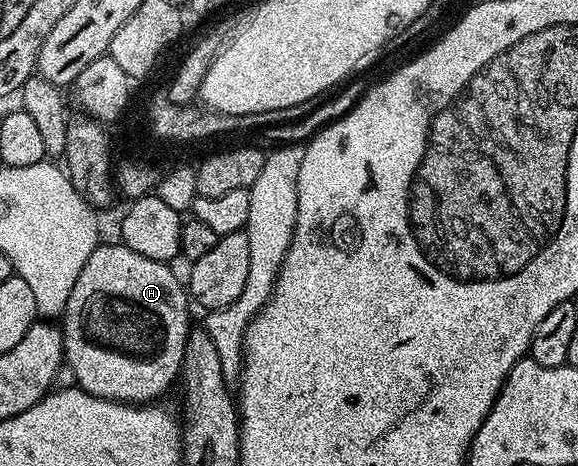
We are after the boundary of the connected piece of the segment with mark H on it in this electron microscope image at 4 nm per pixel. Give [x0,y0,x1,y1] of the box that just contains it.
[61,243,189,405]

